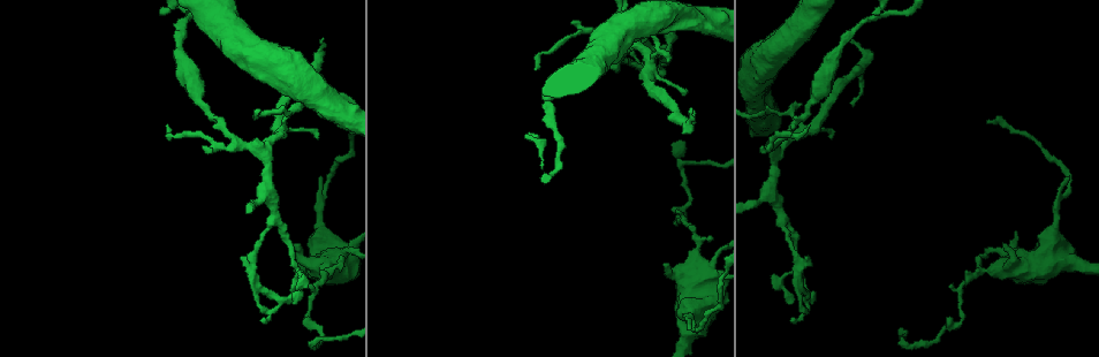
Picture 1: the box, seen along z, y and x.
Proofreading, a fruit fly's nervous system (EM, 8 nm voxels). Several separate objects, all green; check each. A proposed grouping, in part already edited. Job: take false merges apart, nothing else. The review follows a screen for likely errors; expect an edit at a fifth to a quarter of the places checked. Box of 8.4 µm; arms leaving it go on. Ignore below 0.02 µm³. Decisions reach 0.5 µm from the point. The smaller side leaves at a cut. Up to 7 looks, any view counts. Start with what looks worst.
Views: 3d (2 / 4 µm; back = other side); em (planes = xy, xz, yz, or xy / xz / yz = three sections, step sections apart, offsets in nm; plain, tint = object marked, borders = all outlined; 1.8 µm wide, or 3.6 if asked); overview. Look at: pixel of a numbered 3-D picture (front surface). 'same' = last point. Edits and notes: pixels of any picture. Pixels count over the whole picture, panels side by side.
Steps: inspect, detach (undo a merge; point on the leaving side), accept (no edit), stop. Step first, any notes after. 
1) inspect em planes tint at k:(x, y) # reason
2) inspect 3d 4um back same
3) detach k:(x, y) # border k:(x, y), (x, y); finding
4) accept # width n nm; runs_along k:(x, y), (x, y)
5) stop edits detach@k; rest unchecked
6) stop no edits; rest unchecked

inspect em planes tint at 1:(800, 128) # sharp bend

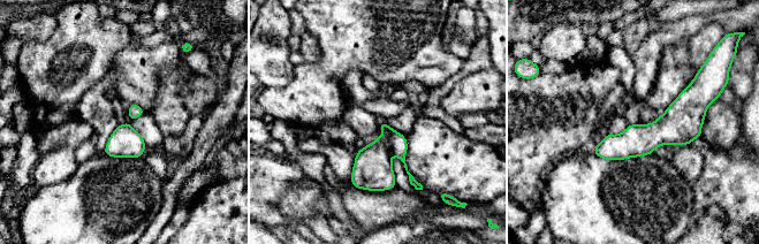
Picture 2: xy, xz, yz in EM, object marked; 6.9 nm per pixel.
detach 2:(399, 145) # border 2:(392, 129), (389, 132), (391, 153); two neurons meet here

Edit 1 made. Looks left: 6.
inspect 3d 4um back at 1:(804, 300) # touches itself

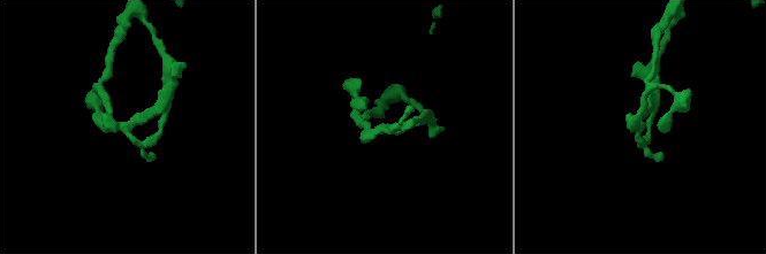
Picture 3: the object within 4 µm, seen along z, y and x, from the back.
inspect em 3.6um planes tint at 3:(129, 127)

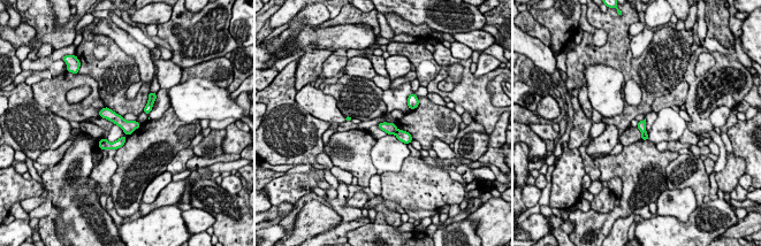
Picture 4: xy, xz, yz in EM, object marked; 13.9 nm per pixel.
accept # runs_along 4:(135, 124), (115, 145), (101, 145); continuous, no second neuron

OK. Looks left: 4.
inspect overview # see it whole again

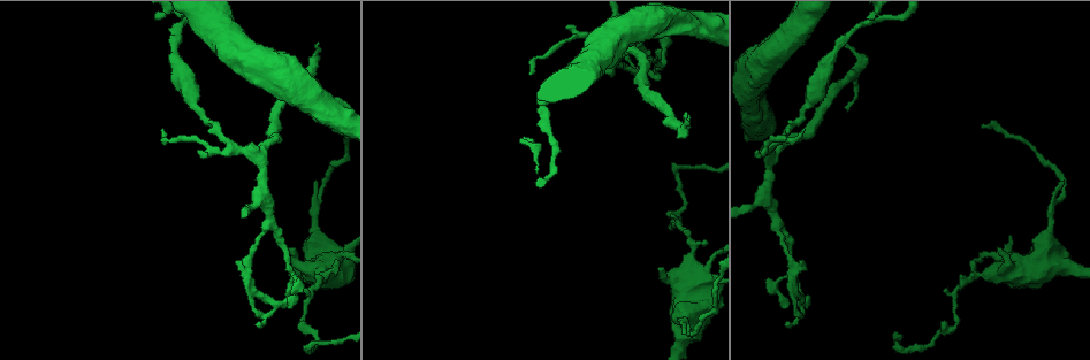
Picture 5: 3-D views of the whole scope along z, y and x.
inspect em planes tint at 5:(272, 220) # thick turns thin

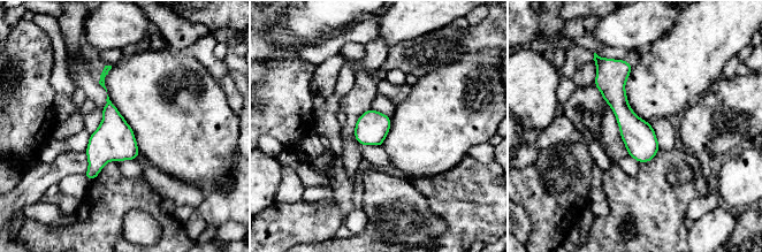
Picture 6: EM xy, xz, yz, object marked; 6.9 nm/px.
accept # width 220 nm; runs_along 6:(619, 62), (618, 104), (646, 159); all the same neuron

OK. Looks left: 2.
stop edits detach@2; rest unchecked

